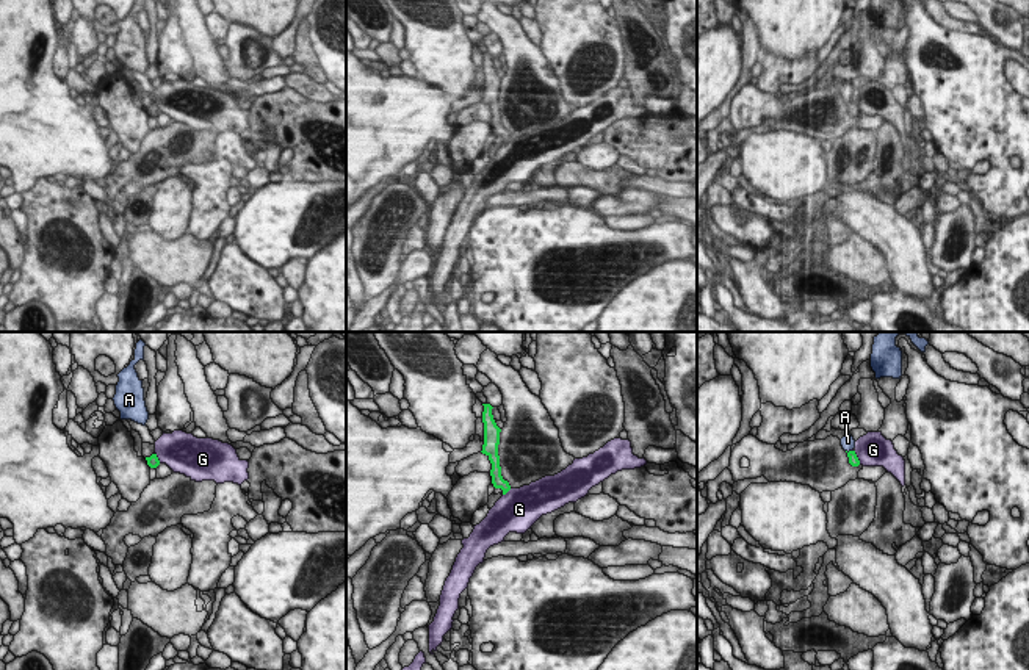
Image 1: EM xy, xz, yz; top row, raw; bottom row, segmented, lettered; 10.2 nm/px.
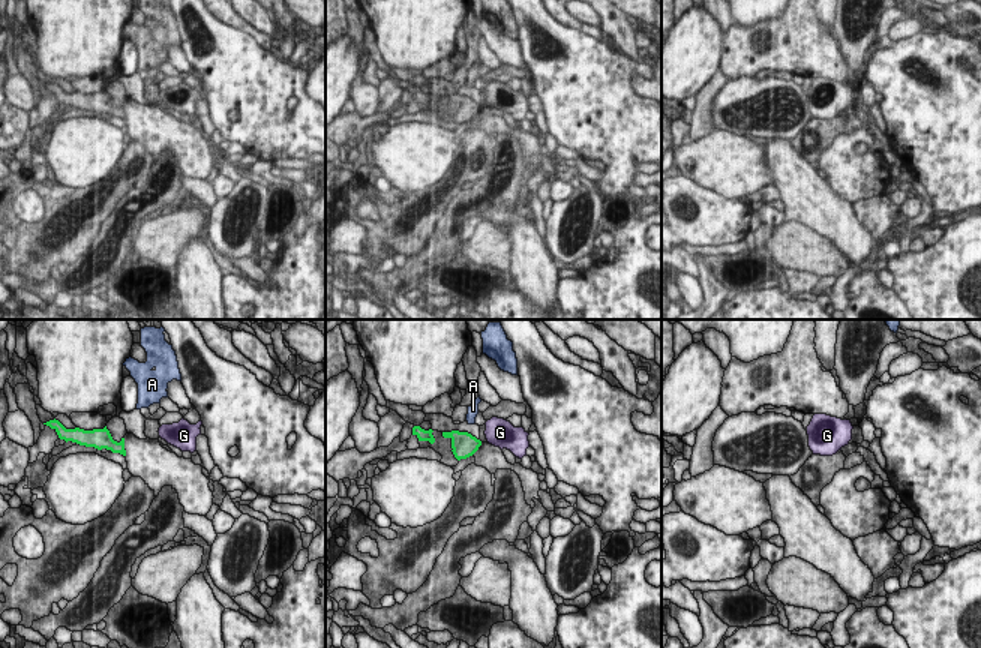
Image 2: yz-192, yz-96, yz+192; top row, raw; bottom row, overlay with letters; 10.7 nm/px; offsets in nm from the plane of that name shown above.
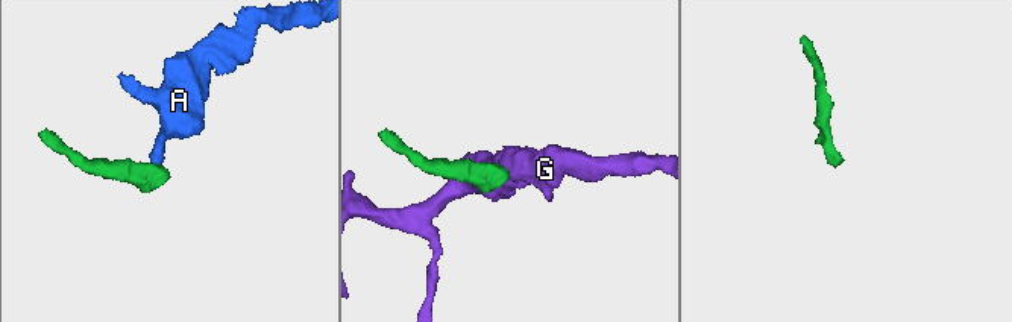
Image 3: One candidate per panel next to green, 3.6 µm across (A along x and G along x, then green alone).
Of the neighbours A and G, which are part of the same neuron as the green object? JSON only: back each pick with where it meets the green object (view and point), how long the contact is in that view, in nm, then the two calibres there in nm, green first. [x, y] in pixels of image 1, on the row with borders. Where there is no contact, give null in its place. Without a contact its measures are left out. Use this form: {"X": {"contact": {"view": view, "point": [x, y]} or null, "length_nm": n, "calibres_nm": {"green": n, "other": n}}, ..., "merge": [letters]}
{"A": {"contact": {"view": "yz", "point": [849, 451]}, "length_nm": 80, "calibres_nm": {"green": 100, "other": 140}}, "merge": ["A"]}

